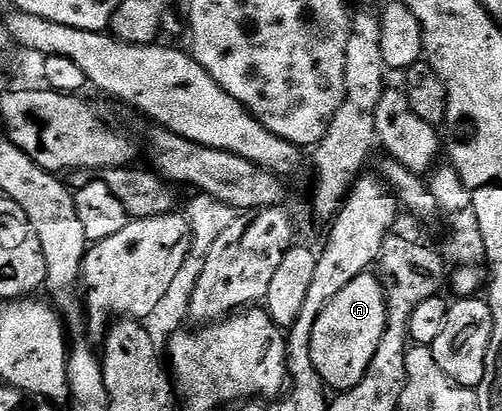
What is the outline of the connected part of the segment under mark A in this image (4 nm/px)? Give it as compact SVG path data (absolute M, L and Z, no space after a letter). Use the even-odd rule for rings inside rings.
M367 271L352 279L352 283L348 283L348 287L344 287L344 291L340 291L340 295L332 298L328 307L324 307L324 311L320 311L320 319L316 321L316 327L312 331L312 363L316 363L316 369L320 371L324 383L331 390L351 389L366 378L372 359L386 333L388 293L383 282L375 274L374 278L372 274L373 272Z

